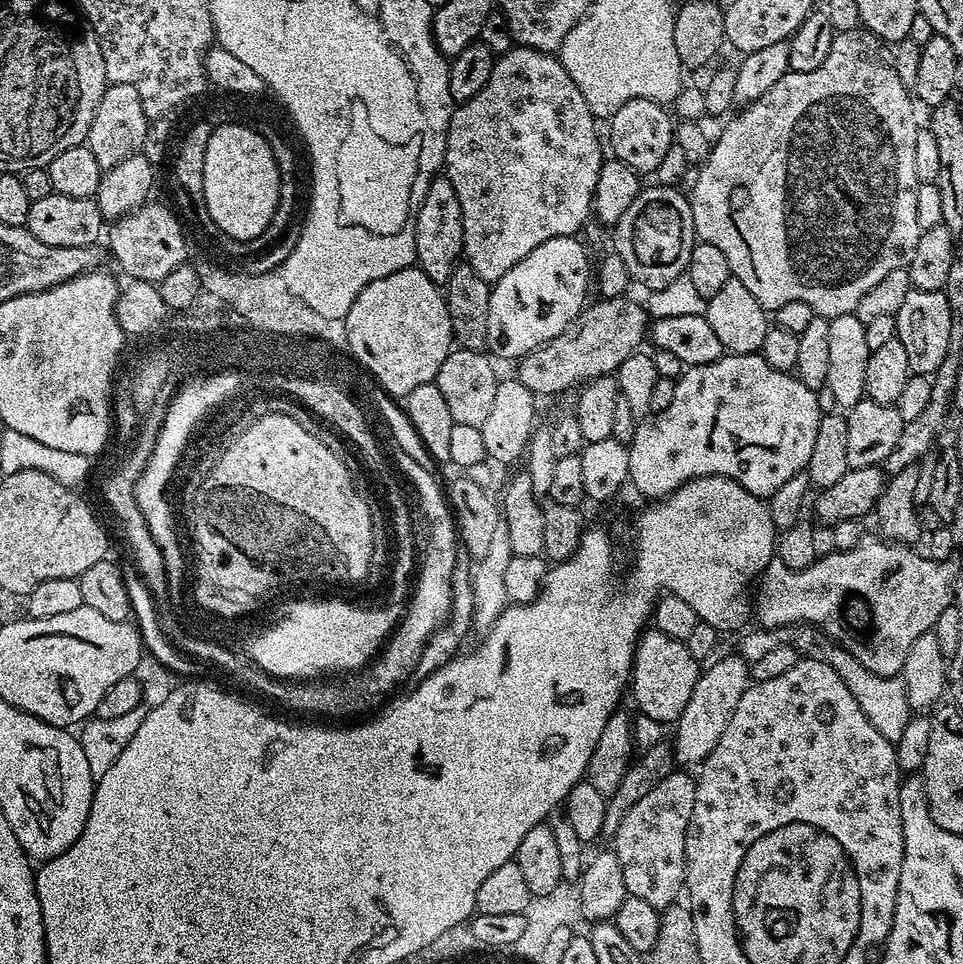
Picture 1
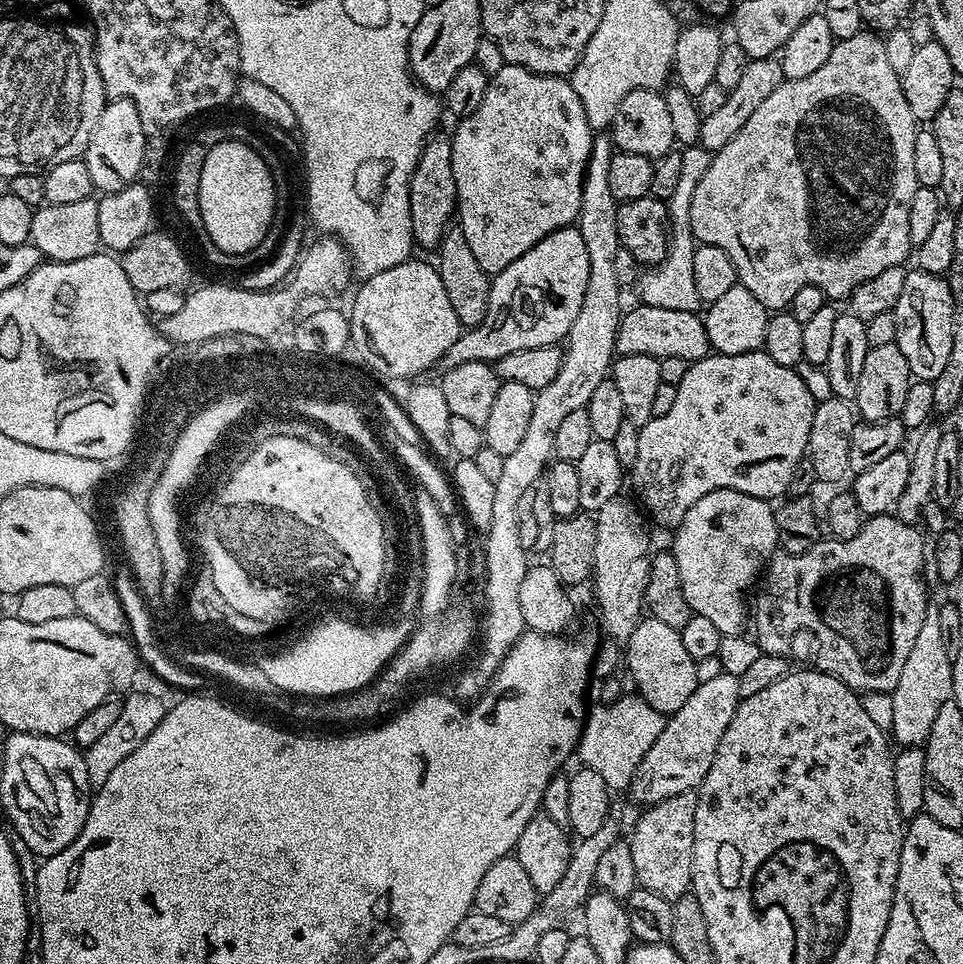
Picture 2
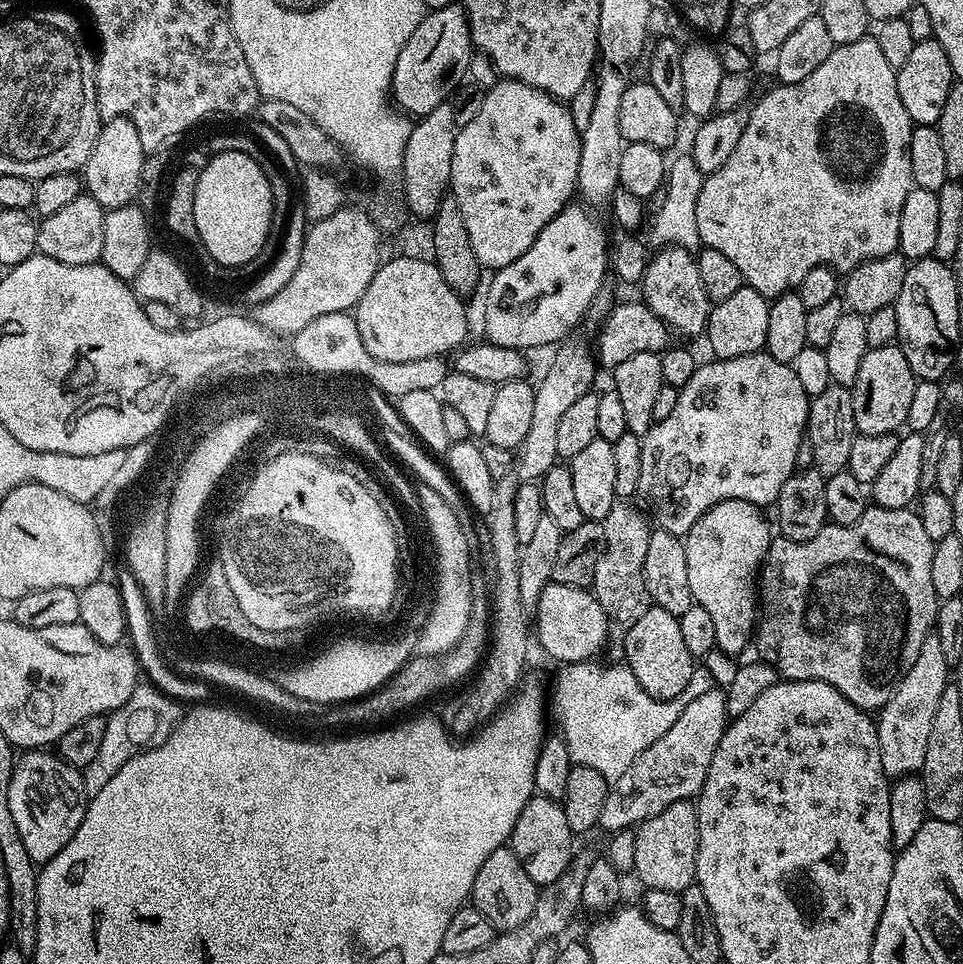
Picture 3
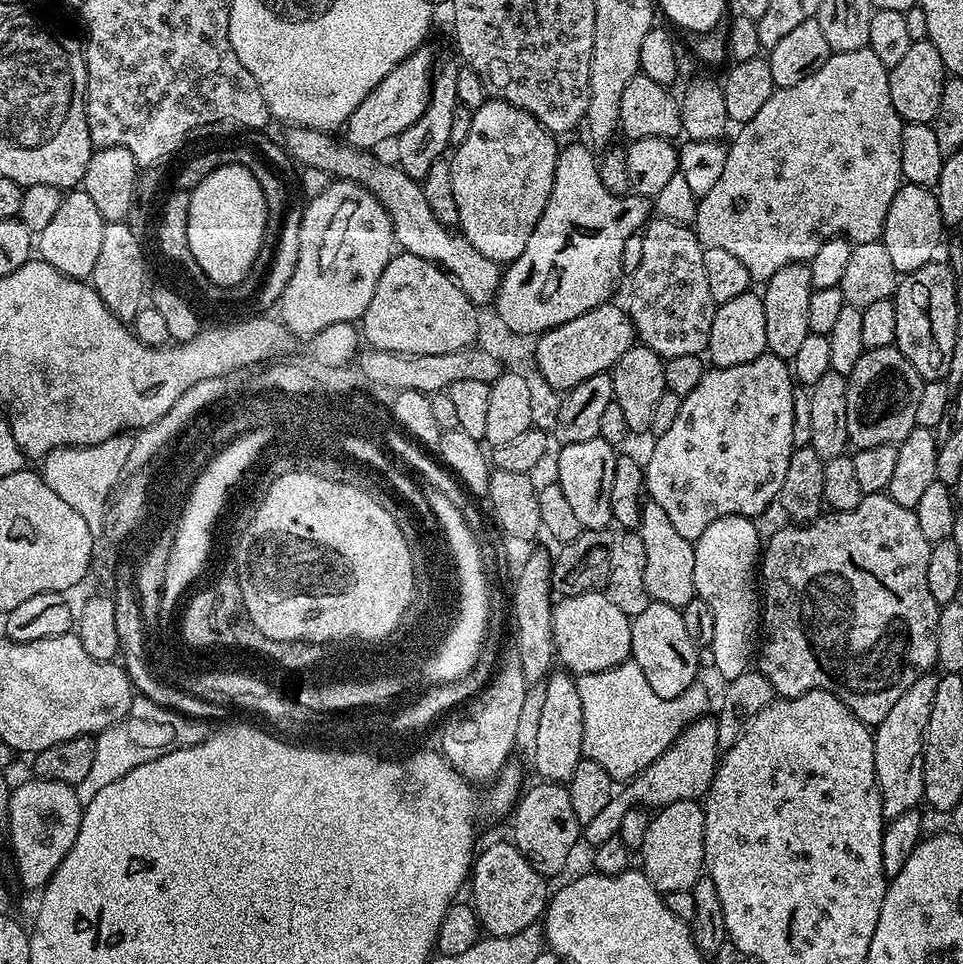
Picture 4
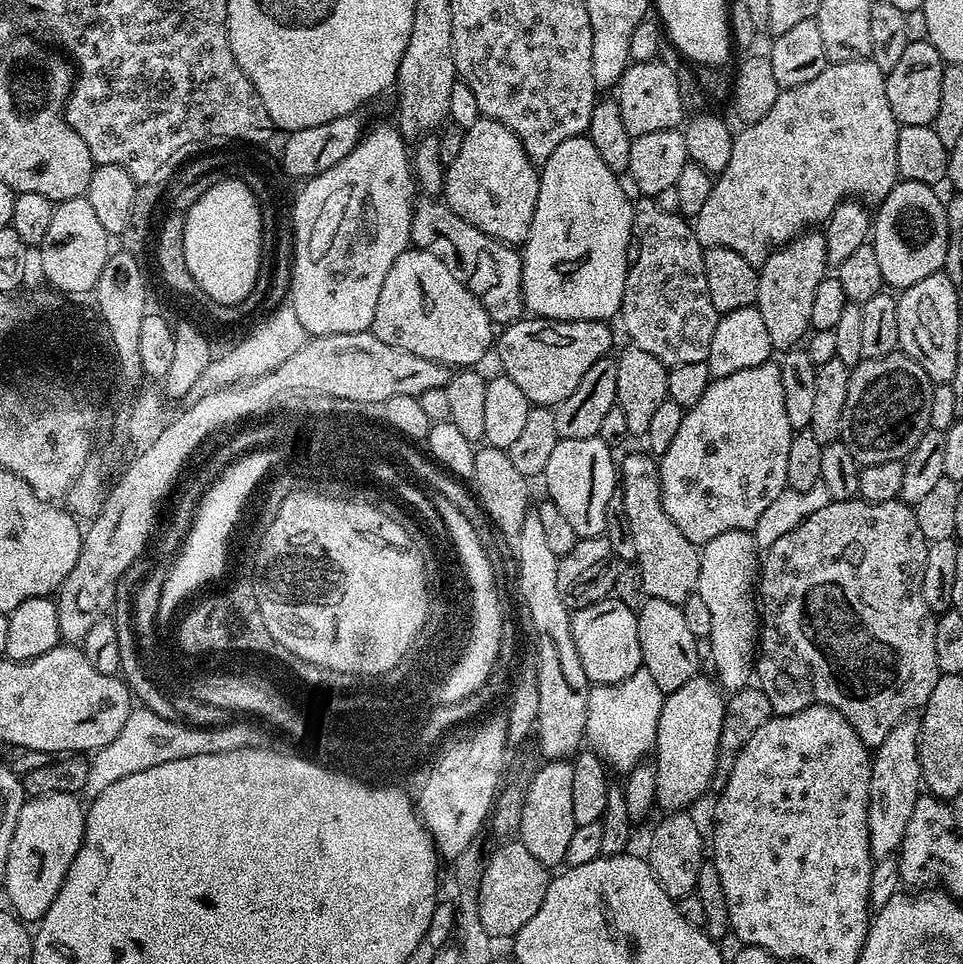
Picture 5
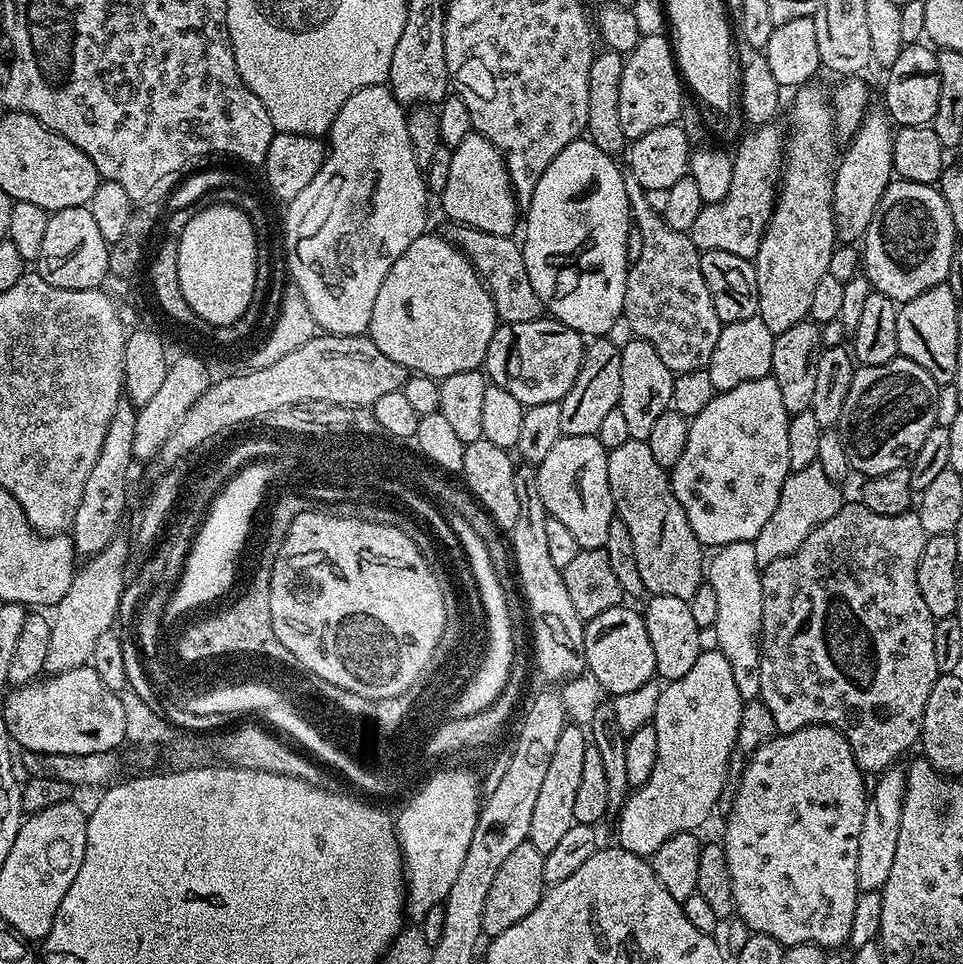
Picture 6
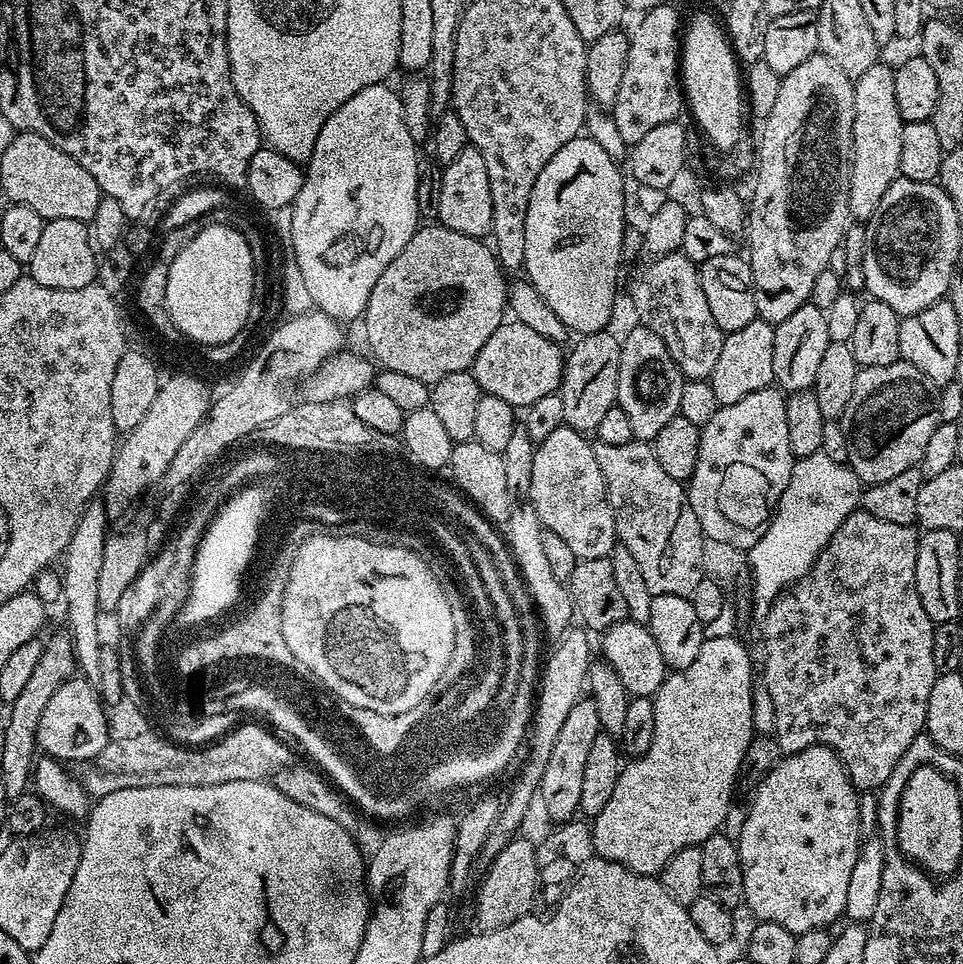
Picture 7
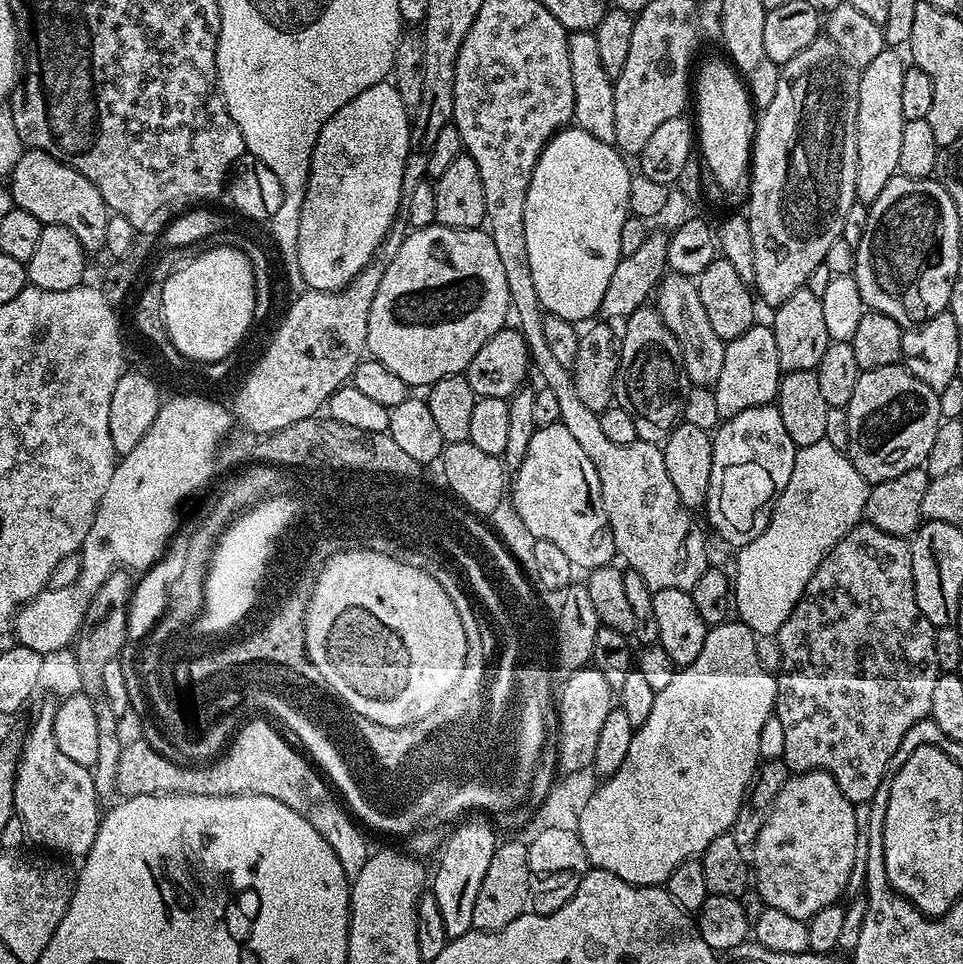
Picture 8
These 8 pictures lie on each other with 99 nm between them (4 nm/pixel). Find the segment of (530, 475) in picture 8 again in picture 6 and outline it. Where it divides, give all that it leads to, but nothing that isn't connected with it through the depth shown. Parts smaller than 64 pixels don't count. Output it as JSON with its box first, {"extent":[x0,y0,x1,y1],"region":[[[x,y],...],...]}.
{"extent":[536,435,614,549],"region":[[[563,435],[558,442],[554,442],[550,454],[546,454],[546,458],[542,458],[542,462],[536,468],[538,491],[547,515],[558,518],[558,522],[562,522],[562,526],[566,526],[570,534],[574,534],[574,542],[578,542],[581,549],[603,548],[610,530],[610,522],[614,518],[610,478],[606,474],[607,461],[608,452],[595,436]]]}

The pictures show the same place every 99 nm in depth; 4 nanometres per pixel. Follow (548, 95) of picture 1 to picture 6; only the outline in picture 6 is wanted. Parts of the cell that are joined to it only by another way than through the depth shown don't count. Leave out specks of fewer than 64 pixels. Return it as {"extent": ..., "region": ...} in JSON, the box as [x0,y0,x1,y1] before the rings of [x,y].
{"extent":[438,132,518,236],"region":[[[477,132],[466,134],[466,138],[462,138],[462,142],[458,142],[458,146],[452,149],[450,176],[444,192],[438,196],[438,202],[449,216],[447,219],[457,224],[499,236],[512,236],[515,228],[517,231],[518,205],[504,159],[500,157],[500,151]]]}

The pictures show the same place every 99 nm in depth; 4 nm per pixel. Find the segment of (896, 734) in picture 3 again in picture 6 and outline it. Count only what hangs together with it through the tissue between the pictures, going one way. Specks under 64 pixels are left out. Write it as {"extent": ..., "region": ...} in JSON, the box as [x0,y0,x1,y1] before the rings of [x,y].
{"extent":[858,766,906,892],"region":[[[893,766],[875,777],[876,785],[871,785],[866,818],[862,818],[862,834],[858,834],[858,886],[861,892],[875,892],[884,887],[890,878],[890,866],[894,866],[894,853],[898,847],[898,825],[902,822],[902,806],[906,790],[906,772],[903,767]]]}

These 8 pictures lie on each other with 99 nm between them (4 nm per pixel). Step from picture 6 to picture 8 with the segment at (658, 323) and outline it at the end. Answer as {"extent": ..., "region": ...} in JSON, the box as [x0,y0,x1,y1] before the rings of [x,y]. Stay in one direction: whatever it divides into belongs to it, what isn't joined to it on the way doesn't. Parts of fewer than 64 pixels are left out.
{"extent":[654,273,726,387],"region":[[[667,273],[657,285],[654,306],[679,342],[689,383],[693,387],[713,387],[722,372],[726,342],[711,328],[710,318],[703,309],[695,281],[689,276]]]}

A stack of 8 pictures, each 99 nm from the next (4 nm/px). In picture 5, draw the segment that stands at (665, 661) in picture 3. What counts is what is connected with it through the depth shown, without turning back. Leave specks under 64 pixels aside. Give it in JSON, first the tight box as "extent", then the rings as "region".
{"extent":[636,598,701,694],"region":[[[662,598],[645,599],[644,605],[636,613],[638,618],[638,642],[642,646],[643,667],[654,678],[655,685],[663,694],[686,686],[690,678],[701,671],[700,652],[696,649],[698,638],[690,634],[686,627],[686,618],[682,618],[682,607],[679,604],[662,602]]]}

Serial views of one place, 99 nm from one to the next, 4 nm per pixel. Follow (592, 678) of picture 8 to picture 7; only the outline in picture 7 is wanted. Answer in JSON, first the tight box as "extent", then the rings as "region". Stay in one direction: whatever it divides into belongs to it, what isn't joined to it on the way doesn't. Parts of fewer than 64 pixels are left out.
{"extent":[538,698,602,822],"region":[[[582,698],[570,710],[558,738],[554,741],[554,751],[550,753],[550,762],[546,762],[546,770],[542,773],[542,782],[538,793],[538,800],[544,803],[548,816],[552,822],[567,822],[580,812],[582,798],[582,777],[586,767],[586,757],[590,755],[590,746],[594,738],[602,735],[598,722],[598,710],[594,708],[591,698]]]}

